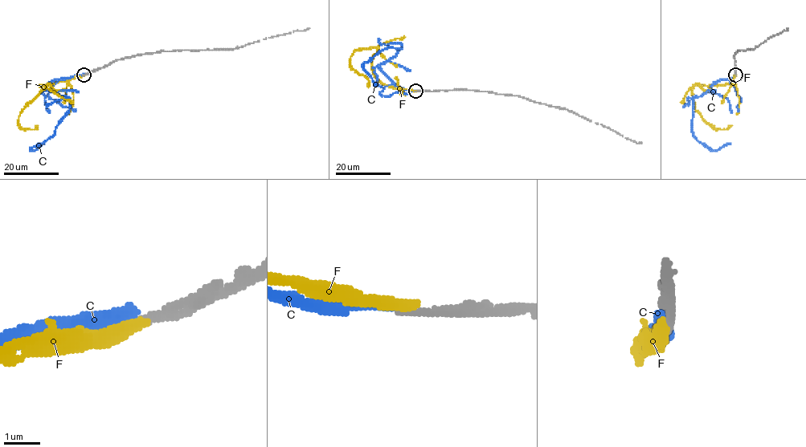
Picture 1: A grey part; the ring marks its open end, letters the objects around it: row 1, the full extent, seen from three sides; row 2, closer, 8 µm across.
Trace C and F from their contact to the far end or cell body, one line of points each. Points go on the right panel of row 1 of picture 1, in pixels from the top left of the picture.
C: (735, 75), (719, 79), (708, 91), (693, 100), (692, 133), (701, 143), (714, 150), (730, 143)
F: (735, 75), (730, 83), (694, 85), (692, 90), (693, 107), (703, 119), (716, 128), (729, 128), (731, 125)

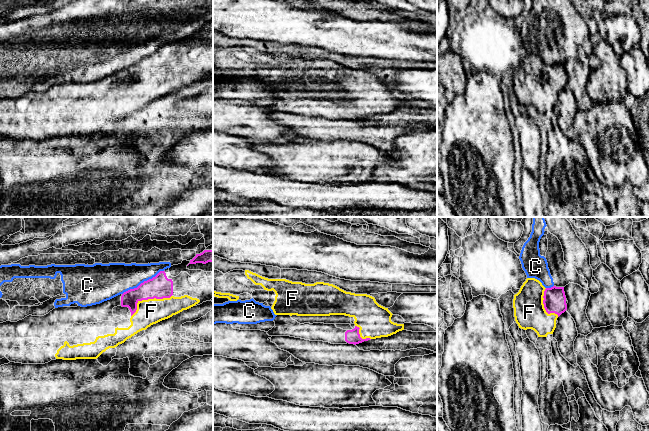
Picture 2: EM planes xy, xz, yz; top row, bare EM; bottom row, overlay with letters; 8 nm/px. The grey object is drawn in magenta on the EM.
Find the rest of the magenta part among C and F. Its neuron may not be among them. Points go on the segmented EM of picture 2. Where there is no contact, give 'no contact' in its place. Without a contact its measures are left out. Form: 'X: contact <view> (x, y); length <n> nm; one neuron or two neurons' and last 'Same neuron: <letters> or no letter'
C: contact xy (143, 282); length 380 nm; two neurons
F: contact xy (147, 299); length 360 nm; one neuron
Same neuron: F

